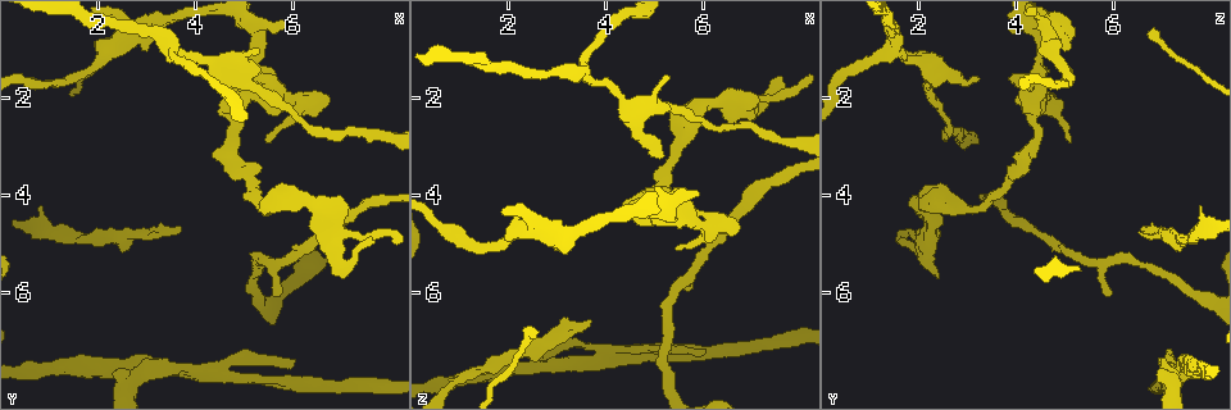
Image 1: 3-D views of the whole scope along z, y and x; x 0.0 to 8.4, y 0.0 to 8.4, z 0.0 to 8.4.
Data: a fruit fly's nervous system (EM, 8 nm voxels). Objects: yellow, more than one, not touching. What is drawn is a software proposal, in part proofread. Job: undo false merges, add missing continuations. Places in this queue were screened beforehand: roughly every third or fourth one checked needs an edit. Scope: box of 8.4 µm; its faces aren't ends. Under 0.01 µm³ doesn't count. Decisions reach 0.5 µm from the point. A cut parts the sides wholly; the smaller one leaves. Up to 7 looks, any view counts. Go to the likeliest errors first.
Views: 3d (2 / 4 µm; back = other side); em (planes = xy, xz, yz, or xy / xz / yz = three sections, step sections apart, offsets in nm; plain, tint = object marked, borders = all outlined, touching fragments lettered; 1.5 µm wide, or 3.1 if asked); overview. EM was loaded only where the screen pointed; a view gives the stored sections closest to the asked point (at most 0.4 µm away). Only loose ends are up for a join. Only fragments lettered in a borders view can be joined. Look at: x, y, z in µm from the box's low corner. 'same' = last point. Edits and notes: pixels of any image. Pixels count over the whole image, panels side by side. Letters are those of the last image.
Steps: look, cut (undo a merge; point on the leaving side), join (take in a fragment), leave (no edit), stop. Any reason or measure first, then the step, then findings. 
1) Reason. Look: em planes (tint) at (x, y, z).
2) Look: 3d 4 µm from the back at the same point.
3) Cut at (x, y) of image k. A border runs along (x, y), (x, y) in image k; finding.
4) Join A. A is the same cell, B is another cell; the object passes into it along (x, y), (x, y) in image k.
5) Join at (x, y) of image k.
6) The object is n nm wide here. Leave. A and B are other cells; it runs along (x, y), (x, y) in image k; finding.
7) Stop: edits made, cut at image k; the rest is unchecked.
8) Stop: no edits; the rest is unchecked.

Free end. Look: 3d 2 µm from the back at (5.50, 2.90, 5.15).

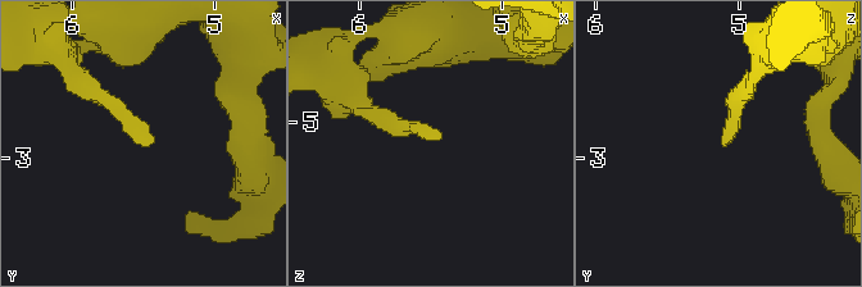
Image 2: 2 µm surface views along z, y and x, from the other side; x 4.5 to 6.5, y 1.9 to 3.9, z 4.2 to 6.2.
Now the EM. Look: em xz step 4 (tint) at (5.44, 2.90, 5.10).

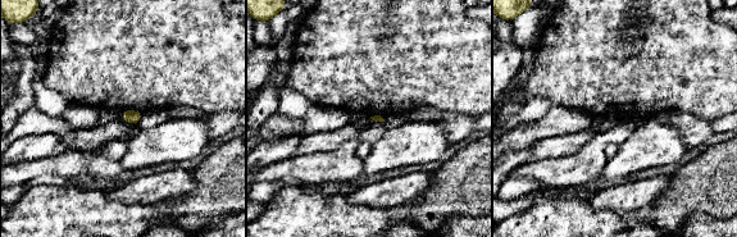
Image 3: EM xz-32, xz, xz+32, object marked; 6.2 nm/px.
Look: em planes (borders) at the same point.

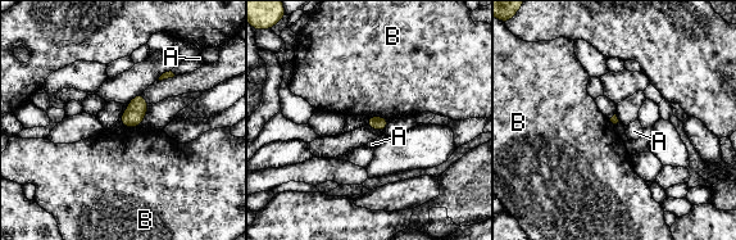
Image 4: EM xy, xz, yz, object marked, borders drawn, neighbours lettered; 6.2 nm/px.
Leave. A and B are other cells; no lettered fragment goes on from it.

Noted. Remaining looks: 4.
Branch stops here. Look: 3d 4 µm at (3.55, 7.50, 7.00).

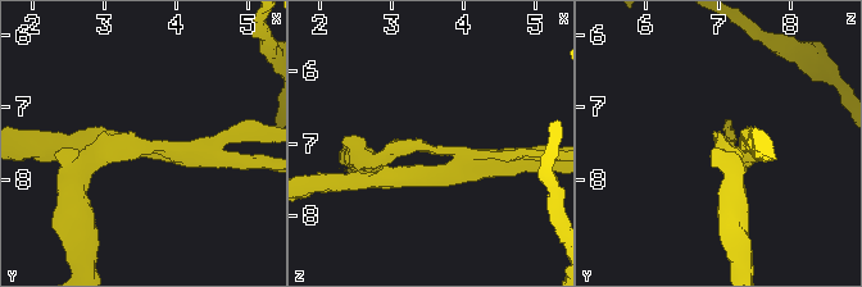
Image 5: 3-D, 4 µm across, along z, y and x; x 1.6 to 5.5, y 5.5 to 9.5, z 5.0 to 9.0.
Now the EM. Look: em xz step 8 (borders) at (3.60, 7.50, 7.00).

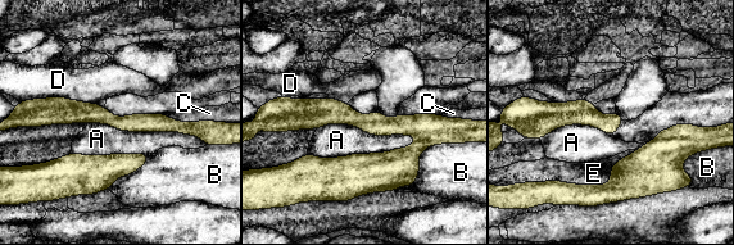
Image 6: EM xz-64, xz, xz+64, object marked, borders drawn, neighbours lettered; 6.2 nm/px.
Cut at (682, 131) of image 6. A, B, C, D and E are other cells; the part that leaves runs along (41, 101), (118, 123), (193, 126) in image 6; a second cell is stuck on.

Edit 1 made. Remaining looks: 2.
Stop: edits made, cut at image 6; the rest is unchecked.

